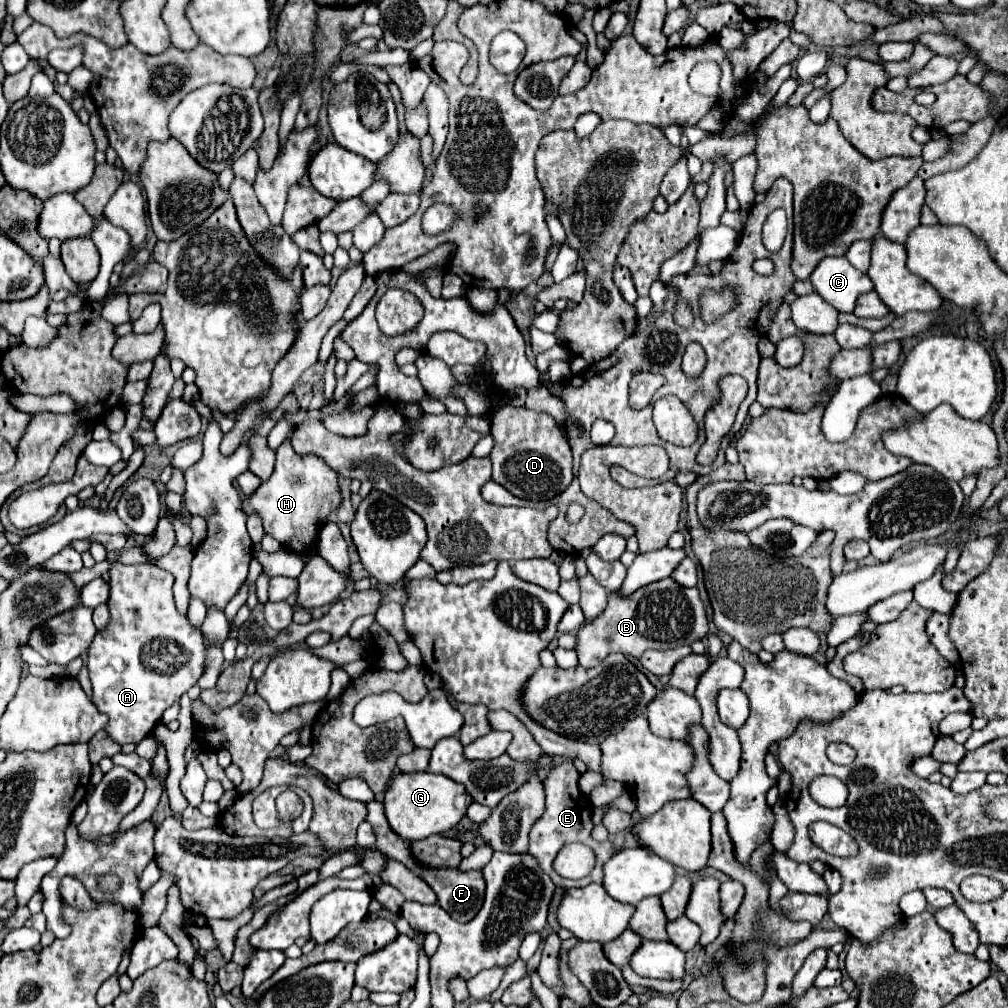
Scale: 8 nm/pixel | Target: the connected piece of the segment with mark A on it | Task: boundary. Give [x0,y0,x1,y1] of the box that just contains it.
[86,552,204,744]

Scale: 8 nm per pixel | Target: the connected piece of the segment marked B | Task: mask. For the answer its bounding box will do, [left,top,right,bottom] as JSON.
[574,578,708,668]

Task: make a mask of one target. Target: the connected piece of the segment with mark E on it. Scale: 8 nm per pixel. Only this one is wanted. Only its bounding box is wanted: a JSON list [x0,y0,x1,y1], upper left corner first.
[530,760,614,888]

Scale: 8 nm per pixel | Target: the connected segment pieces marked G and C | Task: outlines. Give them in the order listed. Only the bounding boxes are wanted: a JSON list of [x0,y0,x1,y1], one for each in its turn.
[[384,772,472,840],[810,256,874,312]]

